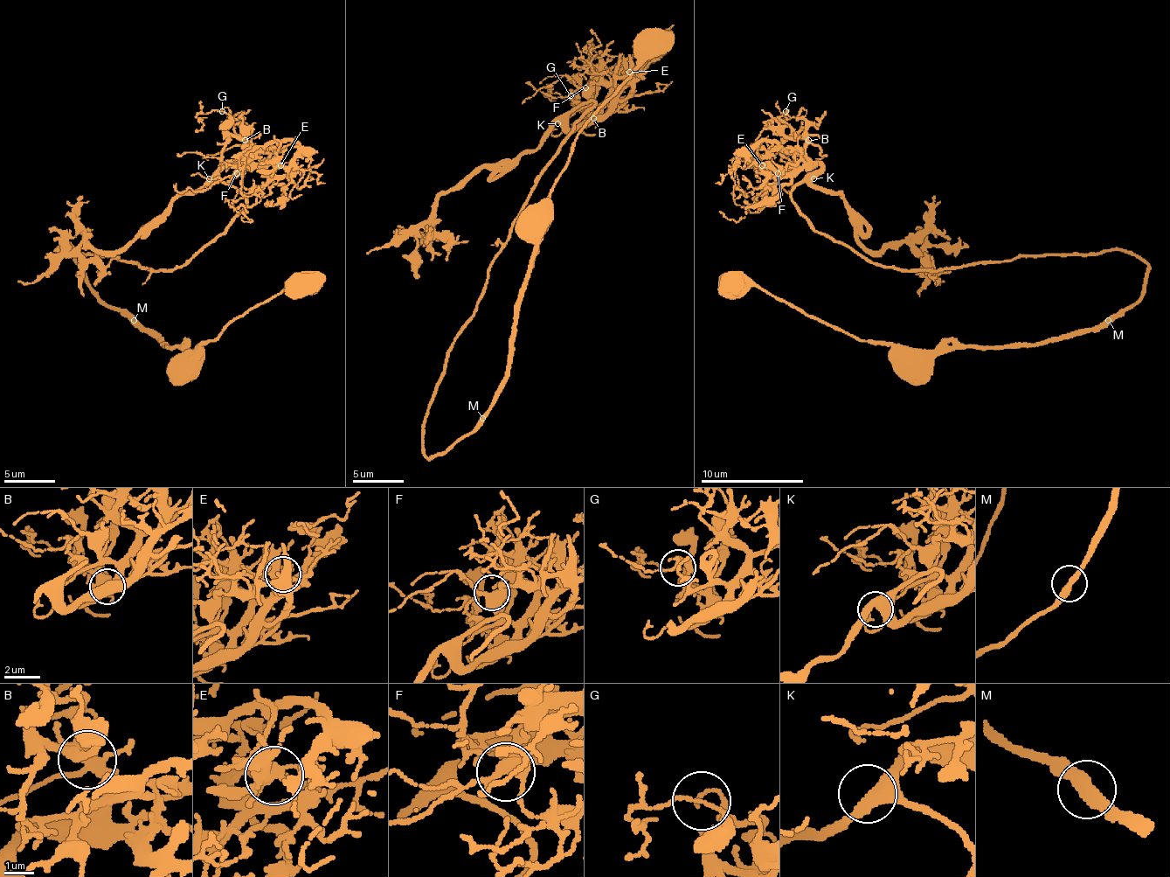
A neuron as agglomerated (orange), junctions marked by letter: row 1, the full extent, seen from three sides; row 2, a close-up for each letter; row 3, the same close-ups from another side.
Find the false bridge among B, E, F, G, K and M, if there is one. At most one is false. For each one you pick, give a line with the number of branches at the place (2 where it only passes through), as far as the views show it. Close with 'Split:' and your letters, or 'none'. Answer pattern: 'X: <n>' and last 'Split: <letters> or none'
M: 2
Split: M

